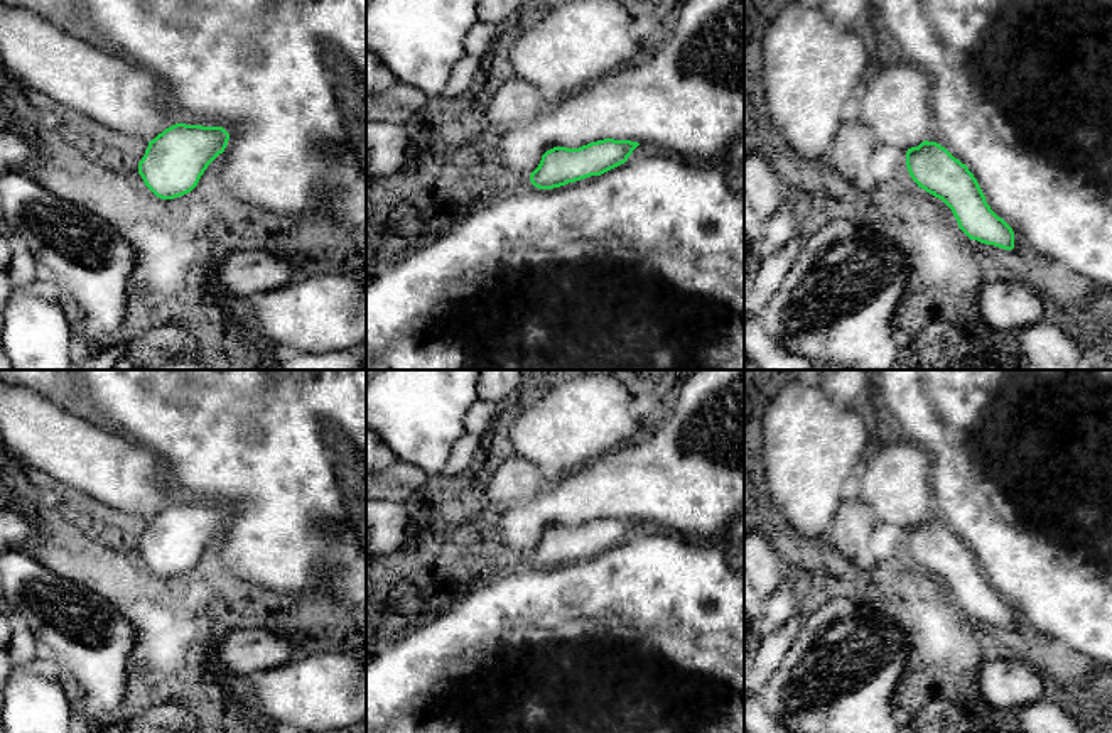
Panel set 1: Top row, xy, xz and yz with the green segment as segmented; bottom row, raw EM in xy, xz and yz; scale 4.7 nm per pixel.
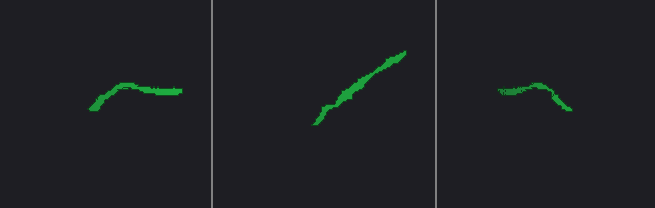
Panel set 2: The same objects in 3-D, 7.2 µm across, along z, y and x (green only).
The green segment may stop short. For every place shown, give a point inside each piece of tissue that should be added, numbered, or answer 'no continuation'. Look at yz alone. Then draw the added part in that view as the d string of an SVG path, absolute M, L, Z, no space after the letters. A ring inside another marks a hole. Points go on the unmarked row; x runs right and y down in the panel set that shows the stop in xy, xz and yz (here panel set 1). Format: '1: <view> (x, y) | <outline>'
no continuation

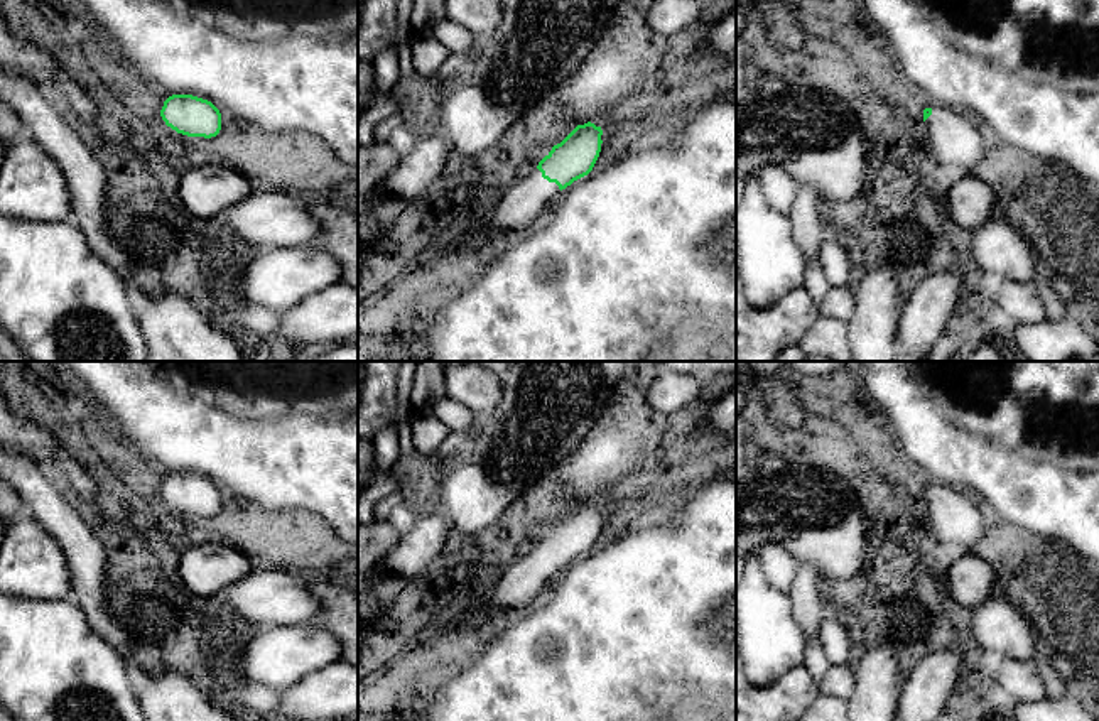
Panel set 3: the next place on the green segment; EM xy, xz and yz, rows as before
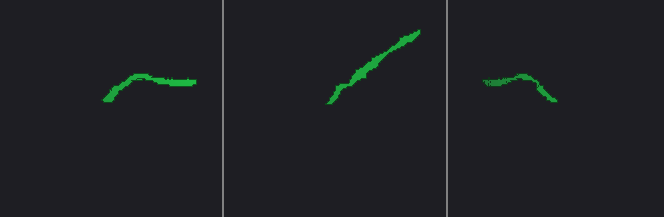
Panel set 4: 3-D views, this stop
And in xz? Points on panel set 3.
1: xz (525, 578) | M535 547L515 561L498 581L491 598L493 608L510 610L530 603L559 571L559 564Z

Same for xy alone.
no continuation

